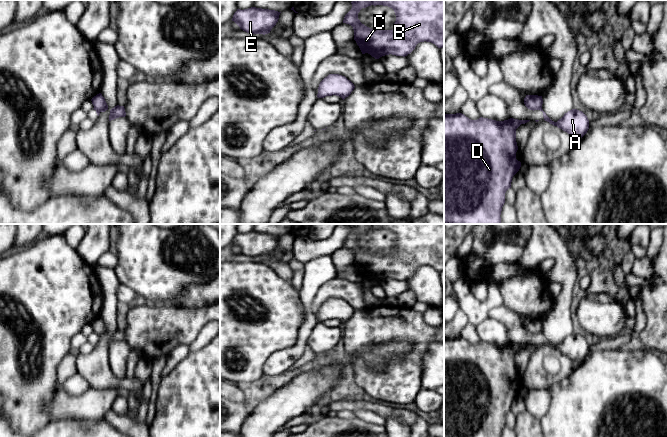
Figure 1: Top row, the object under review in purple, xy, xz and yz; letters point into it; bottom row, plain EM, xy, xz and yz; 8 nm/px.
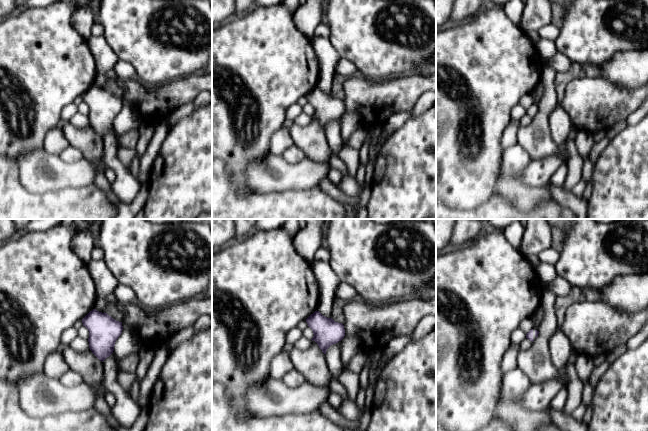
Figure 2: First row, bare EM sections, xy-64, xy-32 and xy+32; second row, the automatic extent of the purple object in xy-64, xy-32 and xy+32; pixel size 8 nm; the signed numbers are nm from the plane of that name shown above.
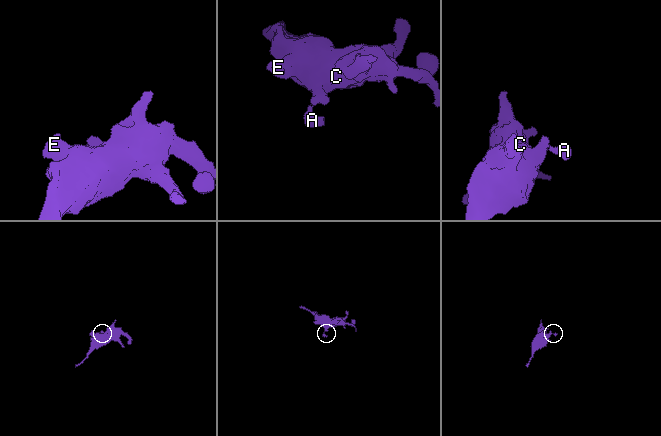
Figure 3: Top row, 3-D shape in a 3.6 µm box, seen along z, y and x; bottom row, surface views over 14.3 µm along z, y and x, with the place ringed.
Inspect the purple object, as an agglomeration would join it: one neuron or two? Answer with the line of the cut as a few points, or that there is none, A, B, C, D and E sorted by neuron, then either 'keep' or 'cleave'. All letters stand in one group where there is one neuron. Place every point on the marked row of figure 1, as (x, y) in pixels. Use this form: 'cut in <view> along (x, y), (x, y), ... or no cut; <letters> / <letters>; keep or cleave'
cut in yz along (541, 107), (538, 109); A / B C D E; cleave

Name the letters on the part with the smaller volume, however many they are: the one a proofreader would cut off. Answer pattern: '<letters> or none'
A

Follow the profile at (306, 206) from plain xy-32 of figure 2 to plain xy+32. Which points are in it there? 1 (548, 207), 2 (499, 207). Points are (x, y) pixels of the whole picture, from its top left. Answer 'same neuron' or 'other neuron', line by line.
1: same neuron
2: same neuron

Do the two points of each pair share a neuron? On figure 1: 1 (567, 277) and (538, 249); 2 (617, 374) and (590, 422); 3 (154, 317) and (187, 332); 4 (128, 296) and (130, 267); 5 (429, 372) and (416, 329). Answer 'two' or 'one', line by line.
1: one
2: one
3: one
4: two
5: two

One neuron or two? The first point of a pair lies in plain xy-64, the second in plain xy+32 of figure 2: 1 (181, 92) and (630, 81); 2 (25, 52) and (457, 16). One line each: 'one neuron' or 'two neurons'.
1: two neurons
2: two neurons

